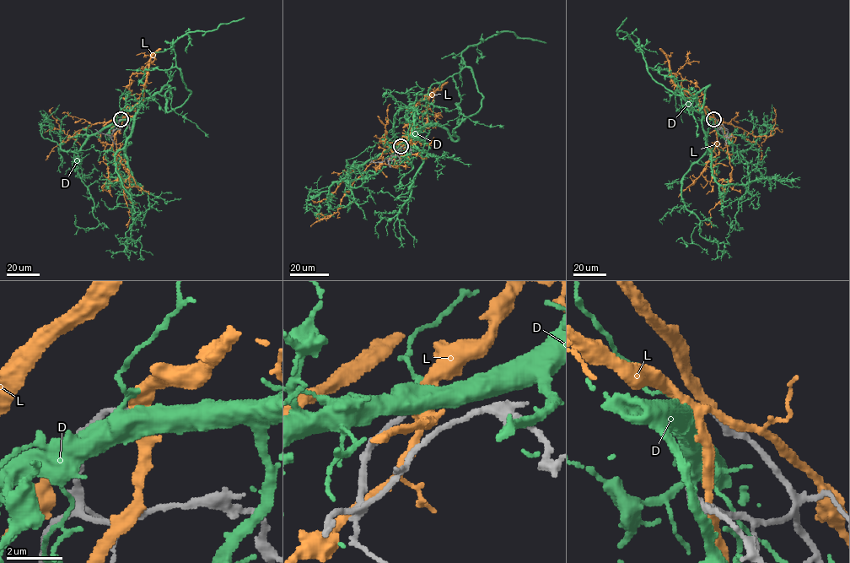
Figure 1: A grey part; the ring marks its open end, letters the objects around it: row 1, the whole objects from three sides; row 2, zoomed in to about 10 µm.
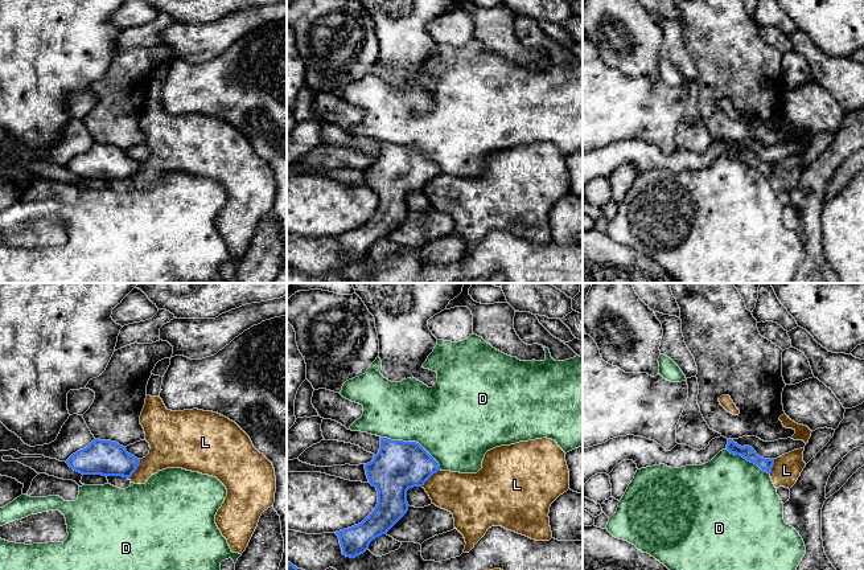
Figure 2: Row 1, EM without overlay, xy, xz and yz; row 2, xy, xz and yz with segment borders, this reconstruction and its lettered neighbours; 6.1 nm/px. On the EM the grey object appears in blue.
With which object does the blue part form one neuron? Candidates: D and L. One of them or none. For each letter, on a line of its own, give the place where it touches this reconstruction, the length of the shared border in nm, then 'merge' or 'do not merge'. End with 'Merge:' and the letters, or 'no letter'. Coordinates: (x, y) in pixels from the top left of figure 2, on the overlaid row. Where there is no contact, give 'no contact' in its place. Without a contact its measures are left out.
D: meets blue in xz at (412, 442); contact 420 nm long; do not merge
L: meets blue in xy at (136, 468); contact 140 nm long; do not merge
Merge: no letter

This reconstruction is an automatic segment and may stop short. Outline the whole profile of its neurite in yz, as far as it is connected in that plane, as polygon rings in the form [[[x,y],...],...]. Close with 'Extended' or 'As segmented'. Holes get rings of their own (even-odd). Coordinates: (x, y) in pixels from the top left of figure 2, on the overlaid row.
[[[626,435],[583,450],[583,496],[584,485],[592,476],[597,473],[609,475],[624,460],[633,460],[638,469],[659,464],[682,468],[705,464],[725,448],[731,454],[740,455],[748,462],[757,464],[762,471],[772,472],[774,459],[764,459],[752,447],[741,447],[724,436],[712,439],[700,451],[686,444],[676,444],[671,451],[666,451],[654,440]]]. Extended

